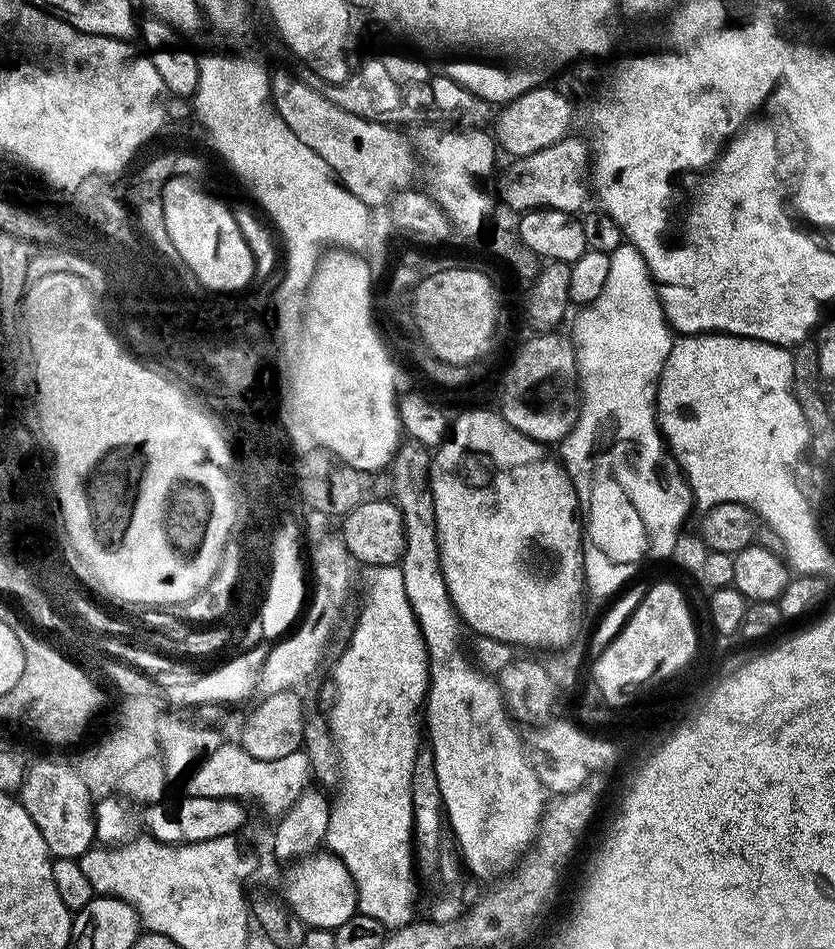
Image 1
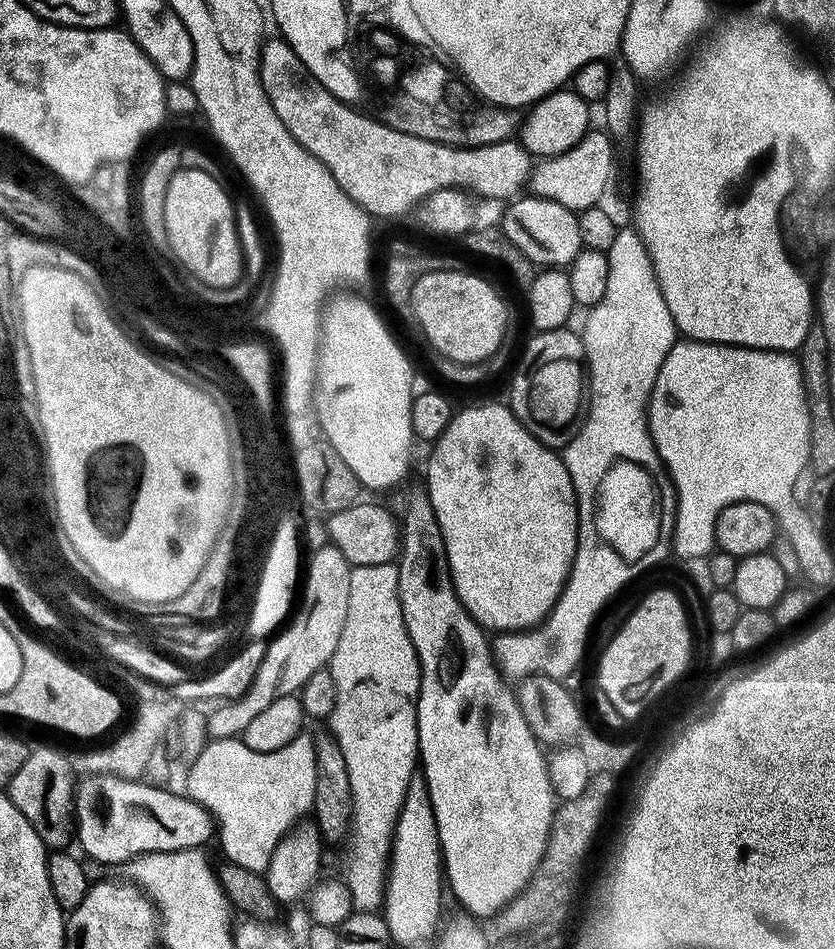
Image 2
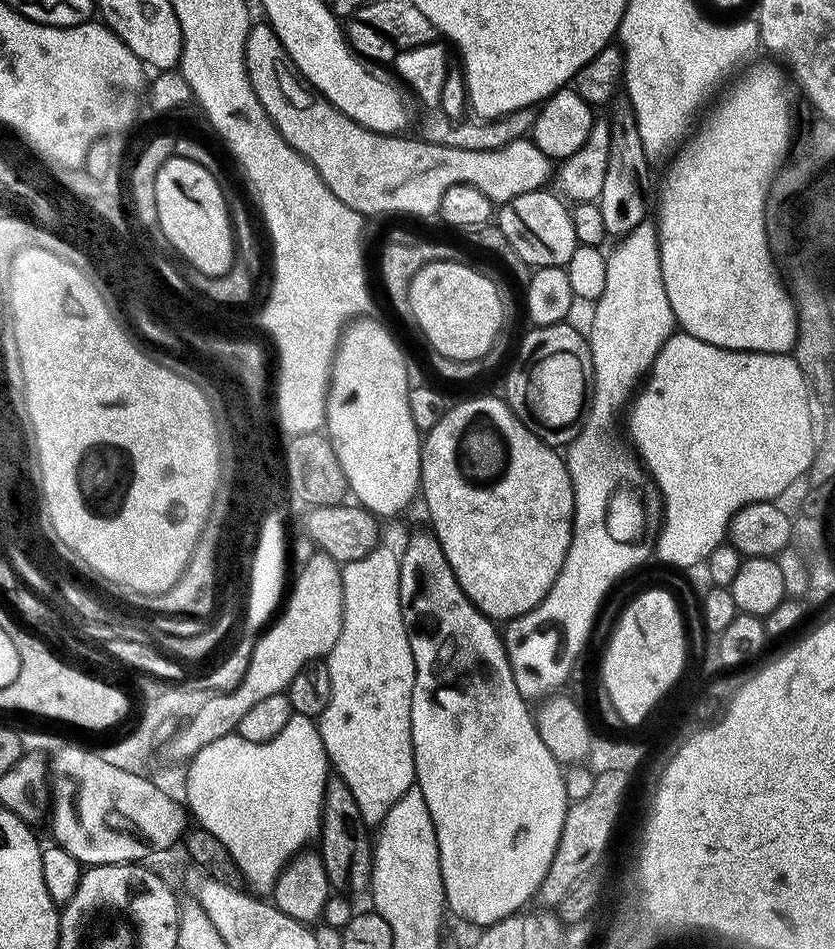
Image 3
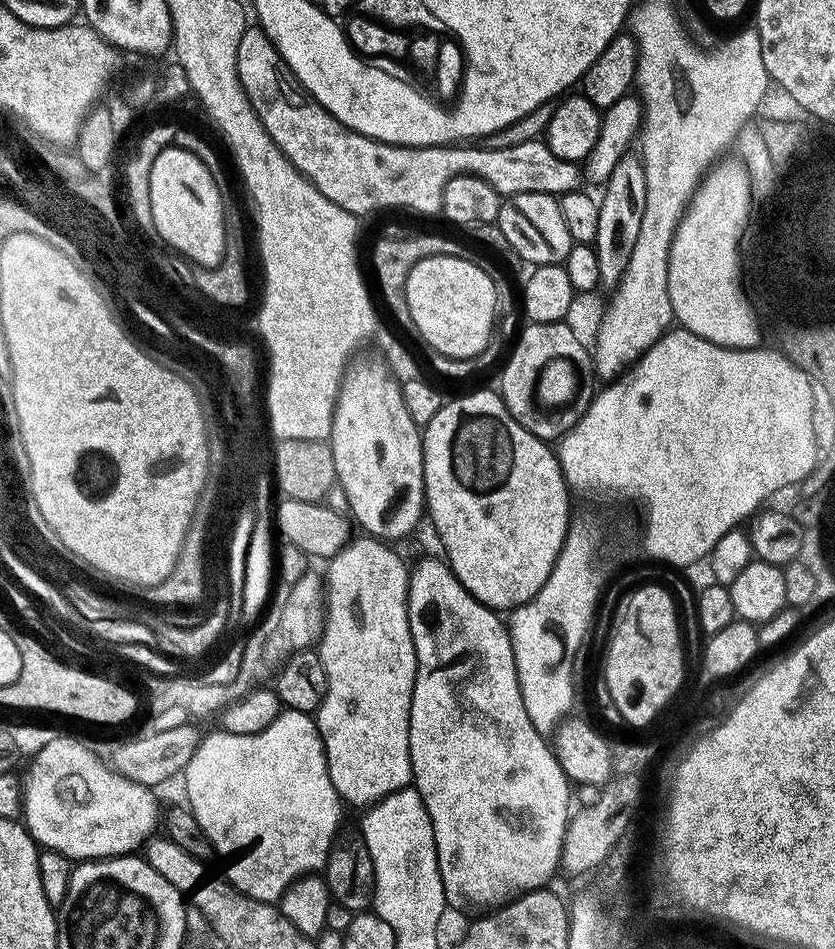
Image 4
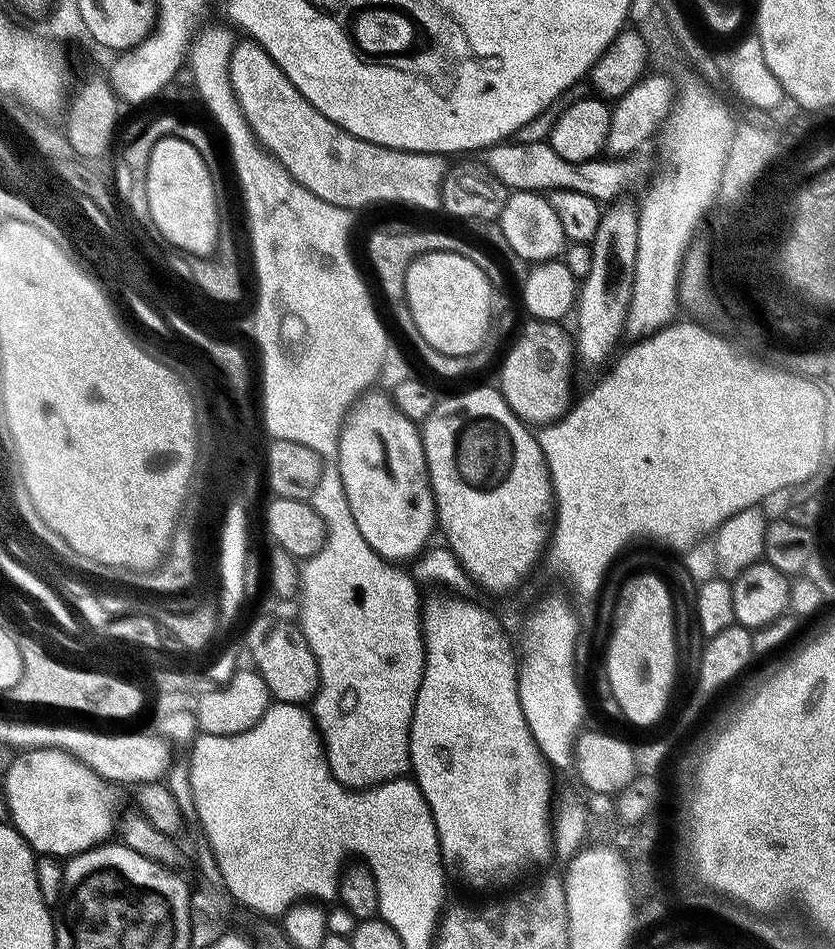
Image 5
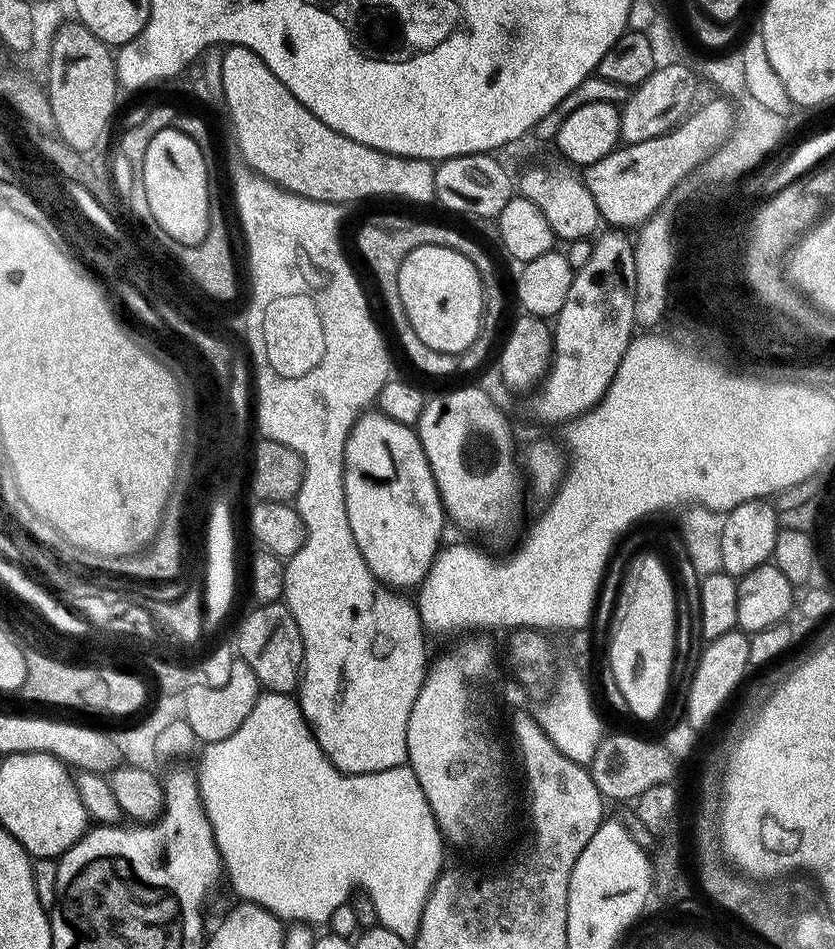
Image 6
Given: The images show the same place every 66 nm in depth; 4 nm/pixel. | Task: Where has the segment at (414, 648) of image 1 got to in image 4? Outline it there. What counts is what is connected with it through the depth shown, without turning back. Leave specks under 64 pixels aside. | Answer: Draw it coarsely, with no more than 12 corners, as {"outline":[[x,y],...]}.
{"outline":[[327,561],[314,713],[345,805],[412,784],[409,565]]}

